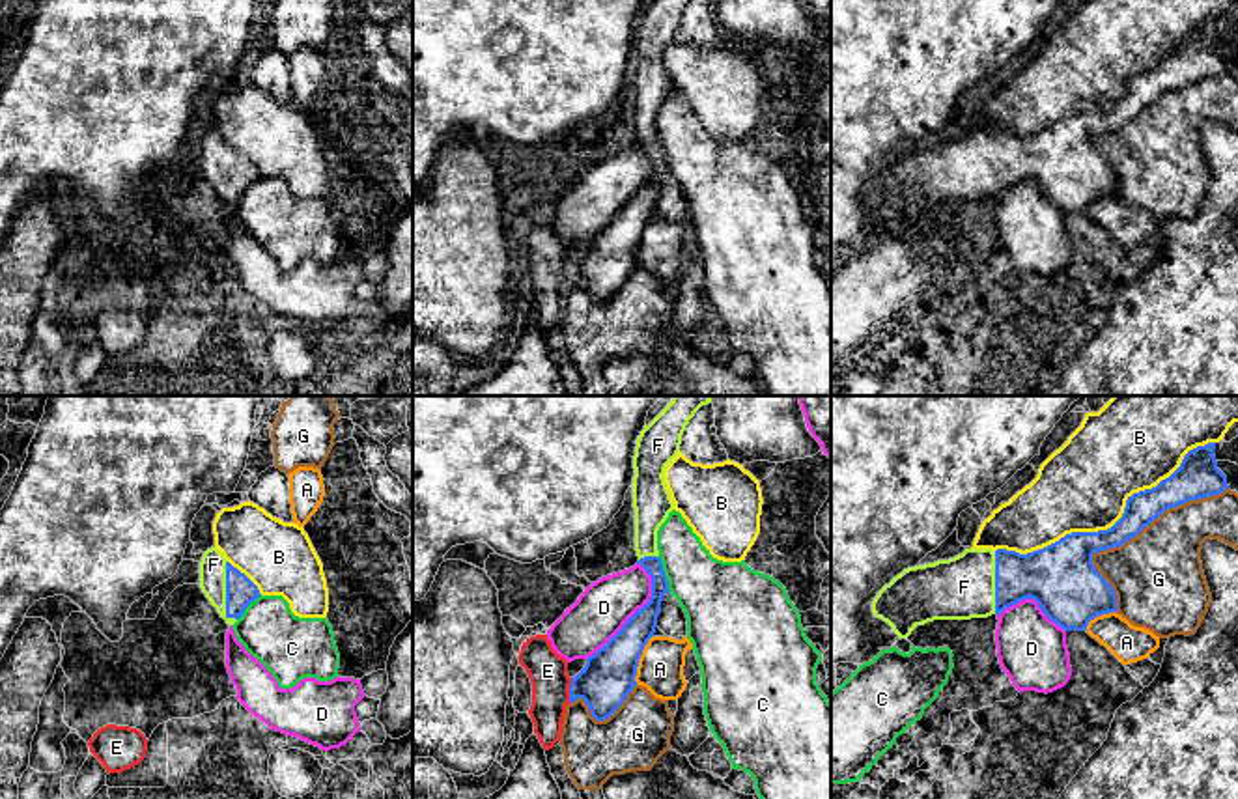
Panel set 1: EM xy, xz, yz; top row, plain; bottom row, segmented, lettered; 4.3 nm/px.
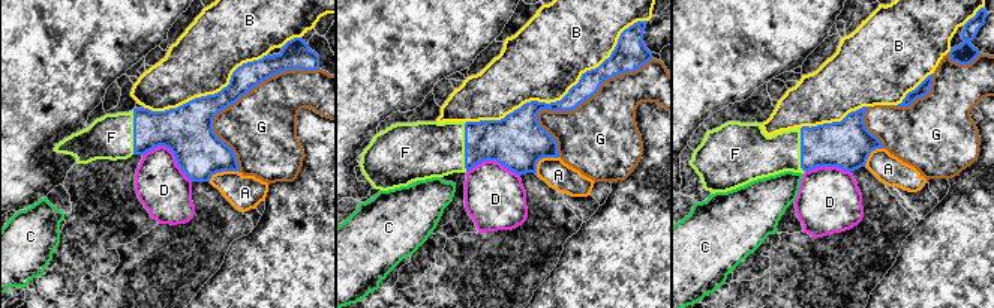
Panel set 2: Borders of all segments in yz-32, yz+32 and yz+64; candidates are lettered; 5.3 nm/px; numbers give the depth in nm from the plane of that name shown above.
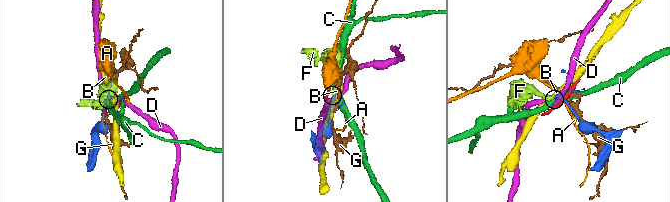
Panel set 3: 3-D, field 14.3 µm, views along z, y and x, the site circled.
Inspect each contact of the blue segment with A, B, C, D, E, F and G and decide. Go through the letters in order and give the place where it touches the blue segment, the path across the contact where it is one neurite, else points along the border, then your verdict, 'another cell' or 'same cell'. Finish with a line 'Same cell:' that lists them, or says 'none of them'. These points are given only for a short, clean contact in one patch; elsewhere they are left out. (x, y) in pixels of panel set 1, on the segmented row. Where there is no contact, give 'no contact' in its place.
A: meets blue in xz at (639, 658); another cell
B: meets blue in yz at (1111, 527); another cell
C: meets blue in xz at (663, 574); border along xz (658, 557), (671, 590); another cell
D: meets blue in xz at (635, 613); another cell
E: meets blue in xz at (570, 691); another cell
F: meets blue in xy at (226, 592); runs through xy (239, 590), (226, 592), (213, 564); same cell
G: meets blue in yz at (1132, 536); another cell
Same cell: F

